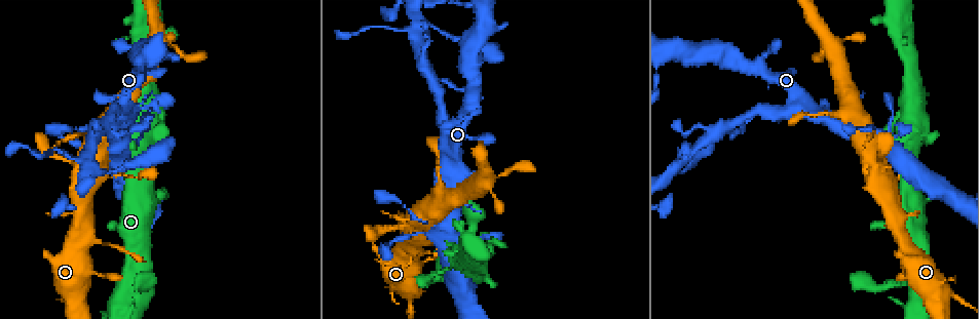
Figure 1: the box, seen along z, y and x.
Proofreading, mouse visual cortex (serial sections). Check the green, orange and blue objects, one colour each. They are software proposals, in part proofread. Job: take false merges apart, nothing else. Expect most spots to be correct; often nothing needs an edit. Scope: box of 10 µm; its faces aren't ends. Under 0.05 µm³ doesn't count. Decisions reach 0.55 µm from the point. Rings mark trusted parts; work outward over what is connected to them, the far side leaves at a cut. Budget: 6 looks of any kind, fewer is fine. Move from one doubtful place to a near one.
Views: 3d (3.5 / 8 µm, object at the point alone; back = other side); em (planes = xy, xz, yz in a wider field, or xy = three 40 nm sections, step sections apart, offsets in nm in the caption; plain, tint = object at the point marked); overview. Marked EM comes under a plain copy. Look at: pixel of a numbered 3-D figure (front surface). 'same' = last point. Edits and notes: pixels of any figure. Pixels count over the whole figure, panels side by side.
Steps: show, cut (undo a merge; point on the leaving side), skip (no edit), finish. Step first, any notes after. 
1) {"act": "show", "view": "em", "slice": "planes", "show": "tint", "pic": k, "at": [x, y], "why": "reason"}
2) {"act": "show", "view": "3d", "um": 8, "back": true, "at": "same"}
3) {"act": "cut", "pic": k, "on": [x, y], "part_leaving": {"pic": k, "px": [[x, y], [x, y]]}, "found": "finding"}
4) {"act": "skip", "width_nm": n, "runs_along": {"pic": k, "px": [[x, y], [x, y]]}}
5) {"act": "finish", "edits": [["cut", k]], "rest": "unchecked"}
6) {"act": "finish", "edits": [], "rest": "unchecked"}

{"act": "show", "view": "3d", "um": 3.5, "pic": 1, "at": [146, 113], "why": "thick turns thin"}

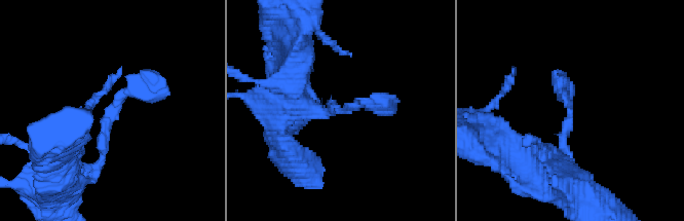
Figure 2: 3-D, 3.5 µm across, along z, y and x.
{"act": "show", "view": "em", "slice": "xy", "step": 2, "show": "tint", "pic": 2, "at": [568, 110]}

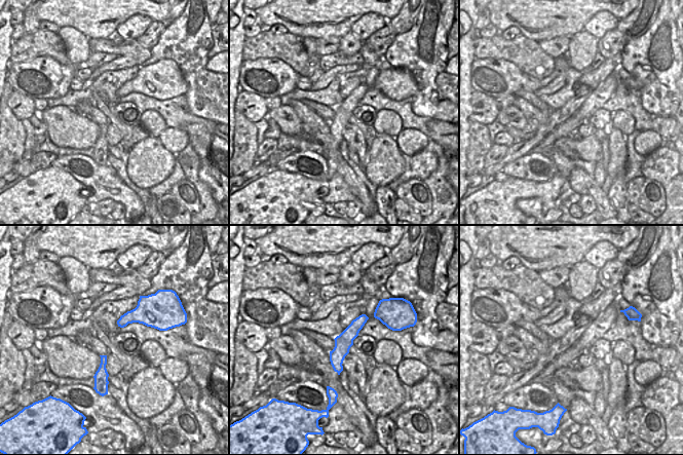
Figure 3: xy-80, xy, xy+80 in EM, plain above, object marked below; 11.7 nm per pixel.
{"act": "skip", "runs_along": {"pic": 2, "px": [[315, 109], [397, 102]]}, "found": "one cell here"}

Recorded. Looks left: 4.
{"act": "show", "view": "3d", "um": 3.5, "pic": 1, "at": [411, 225], "why": "four or more arms meet"}

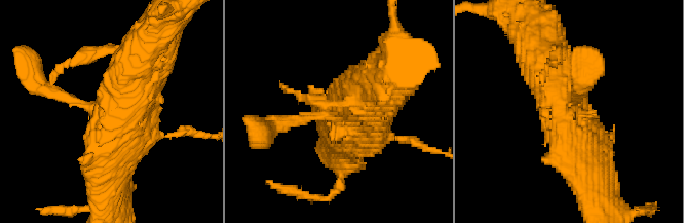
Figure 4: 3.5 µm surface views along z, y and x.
{"act": "show", "view": "em", "slice": "xy", "step": 5, "show": "tint", "pic": 4, "at": [571, 130], "why": "need the tissue"}

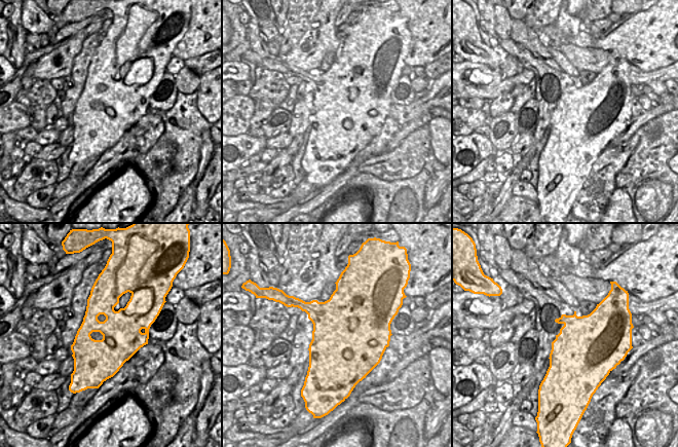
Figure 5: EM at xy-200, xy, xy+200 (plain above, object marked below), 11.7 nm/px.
{"act": "skip", "width_nm": 900, "runs_along": {"pic": 4, "px": [[601, 202], [564, 83]]}, "found": "continuous, no second cell"}

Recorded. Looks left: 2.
{"act": "show", "view": "3d", "um": 3.5, "pic": 1, "at": [76, 302], "why": "abrupt turn"}

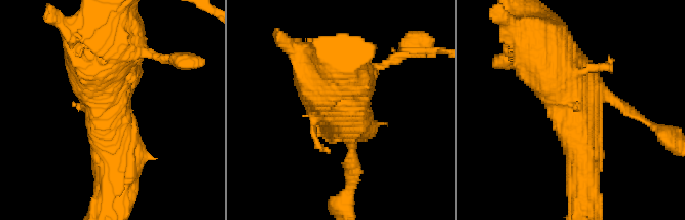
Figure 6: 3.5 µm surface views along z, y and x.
{"act": "show", "view": "em", "slice": "xy", "step": 3, "show": "tint", "pic": 6, "at": [571, 111], "why": "now the EM"}

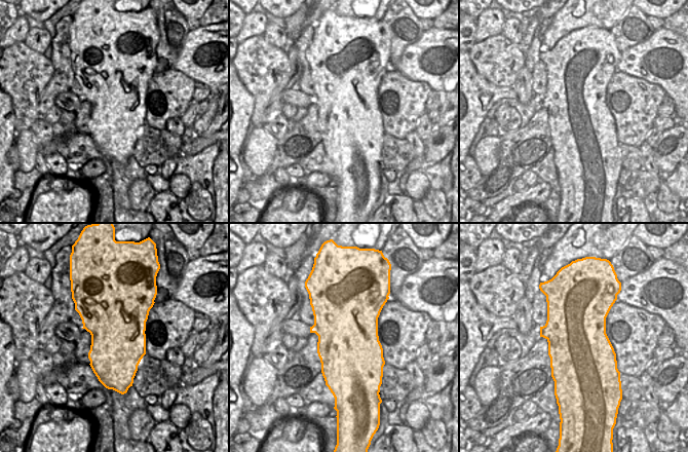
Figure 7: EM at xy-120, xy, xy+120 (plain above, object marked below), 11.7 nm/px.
{"act": "skip", "runs_along": {"pic": 6, "px": [[92, 49], [130, 157]]}, "found": "all the same cell"}

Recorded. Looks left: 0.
{"act": "finish", "edits": [], "rest": "unchecked"}

